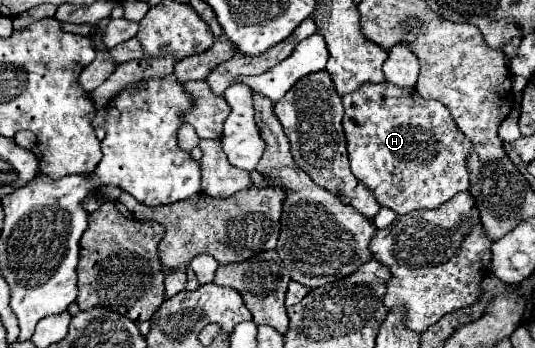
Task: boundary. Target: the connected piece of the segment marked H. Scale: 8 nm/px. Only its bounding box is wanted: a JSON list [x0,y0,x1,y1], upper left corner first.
[343,81,473,215]

